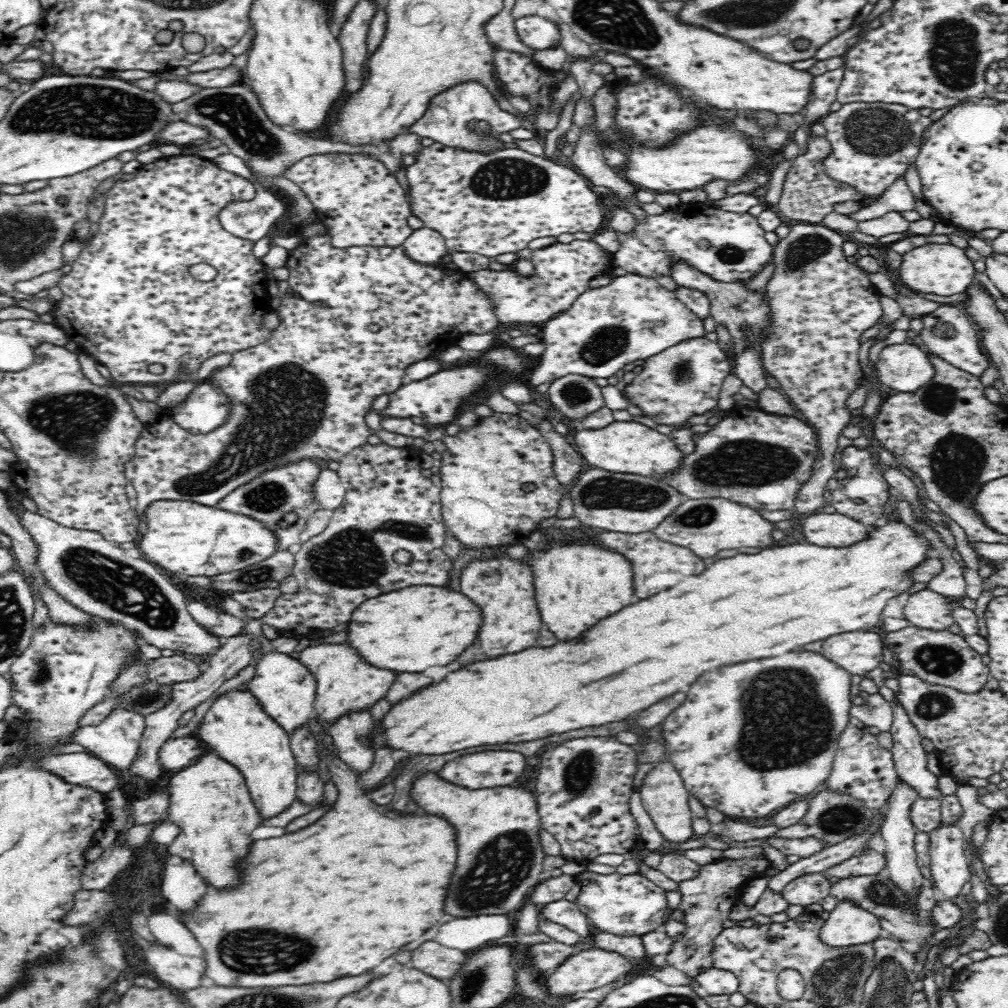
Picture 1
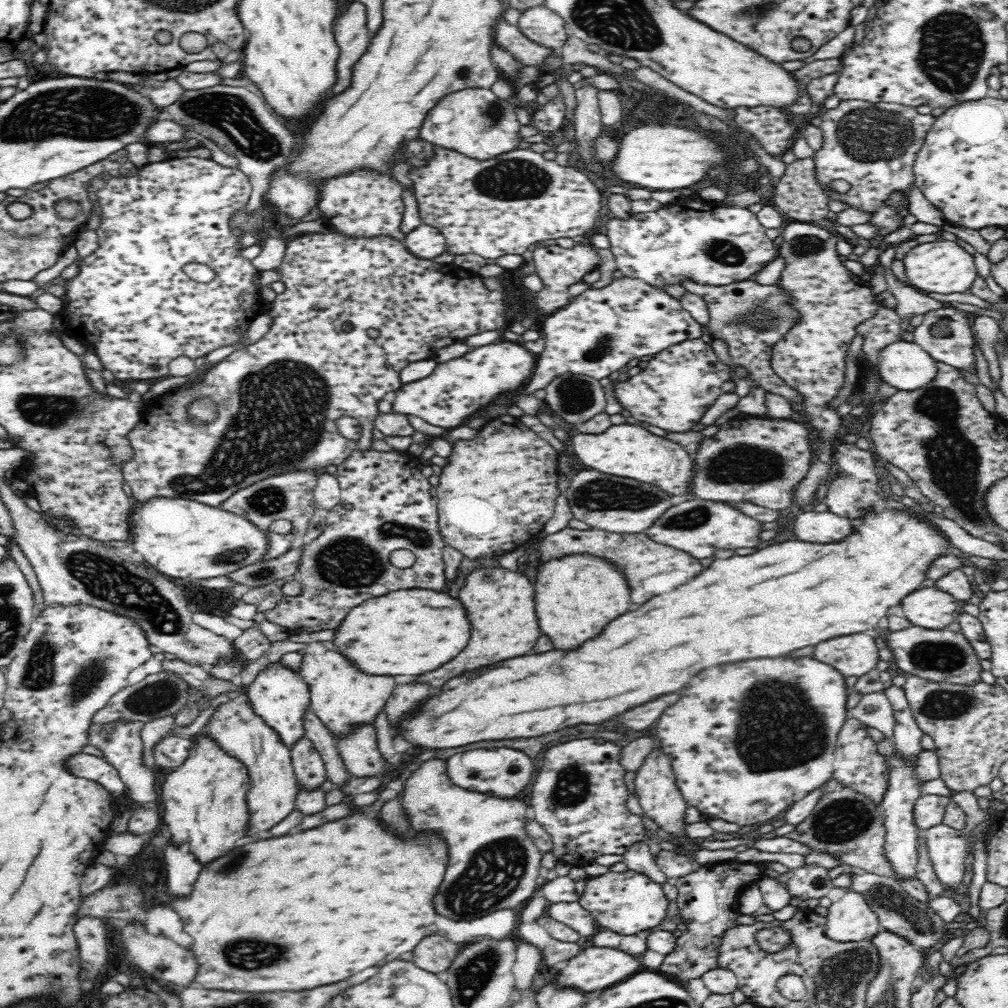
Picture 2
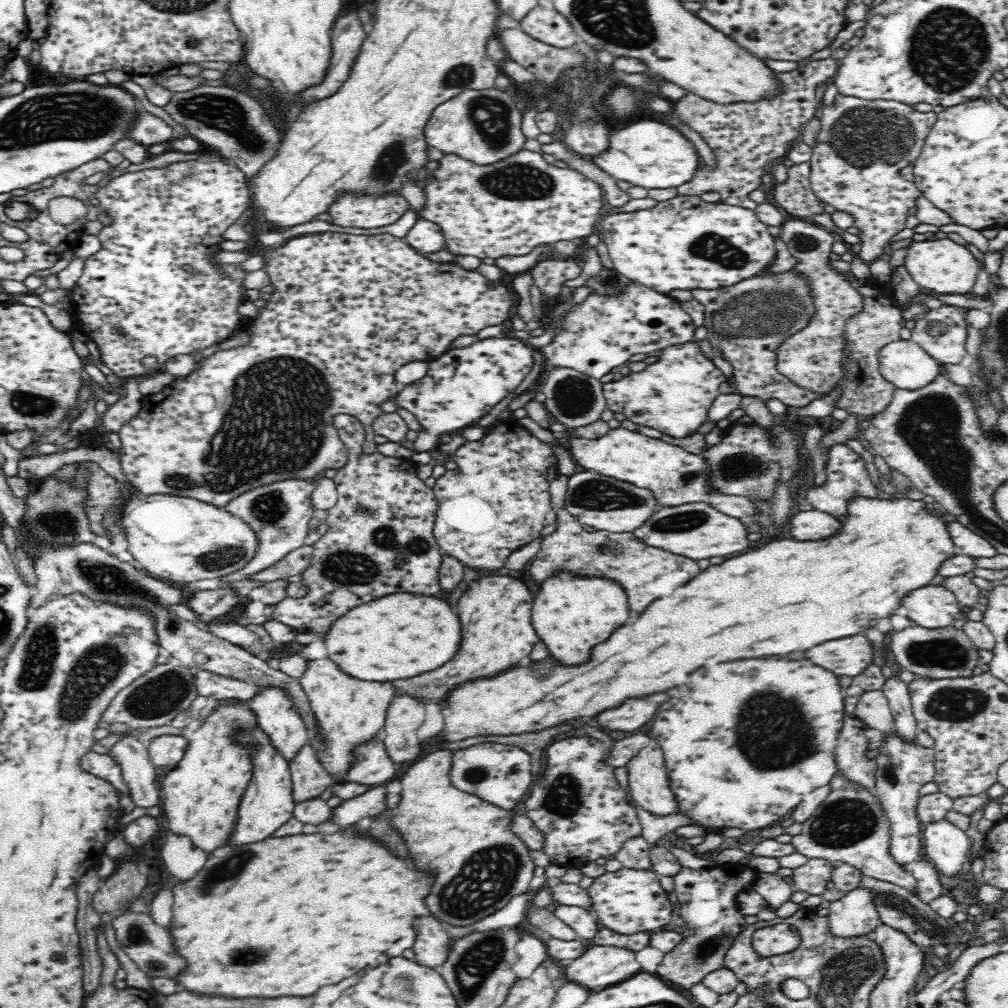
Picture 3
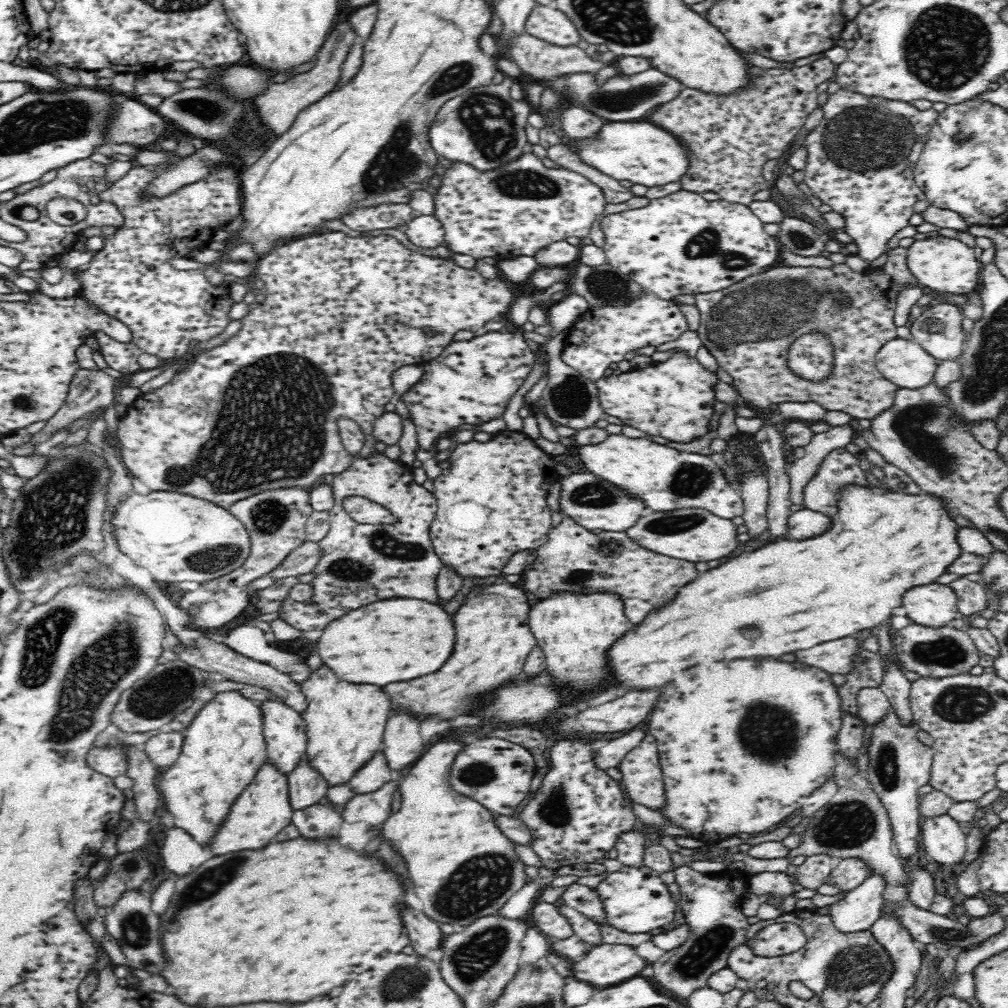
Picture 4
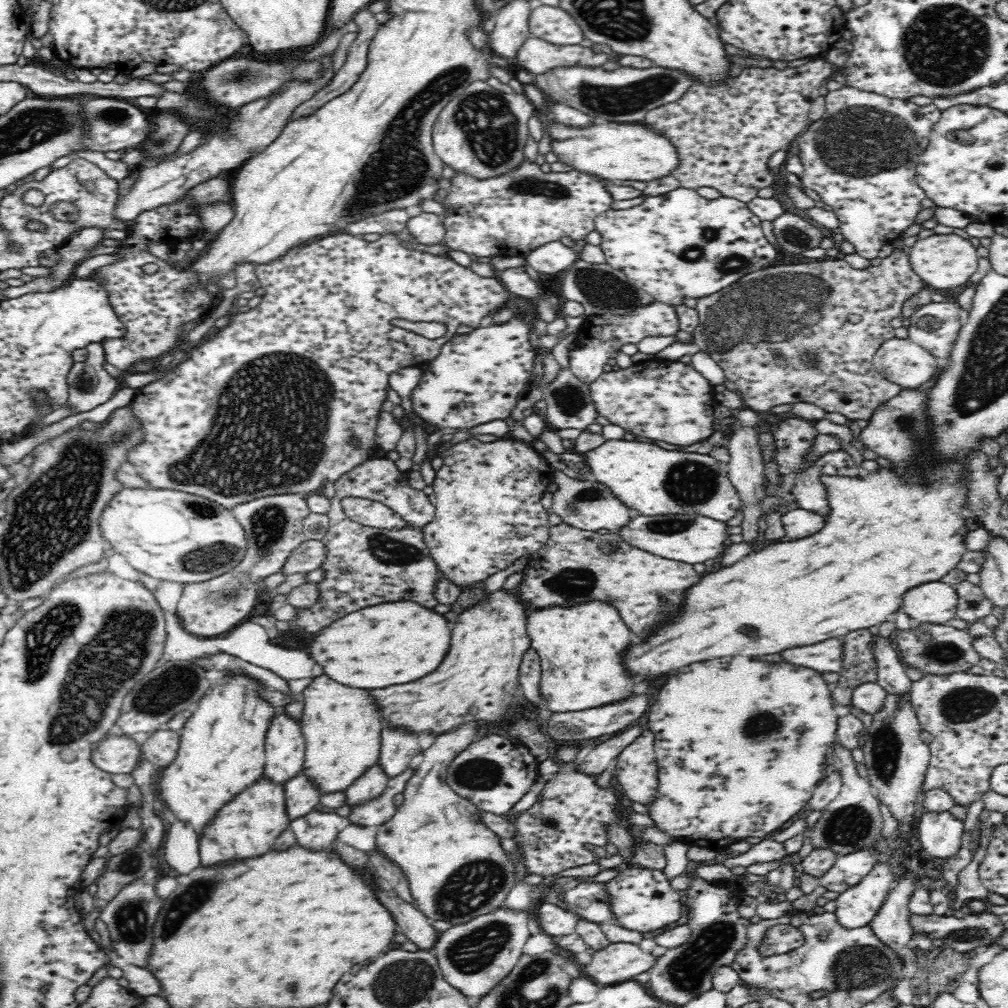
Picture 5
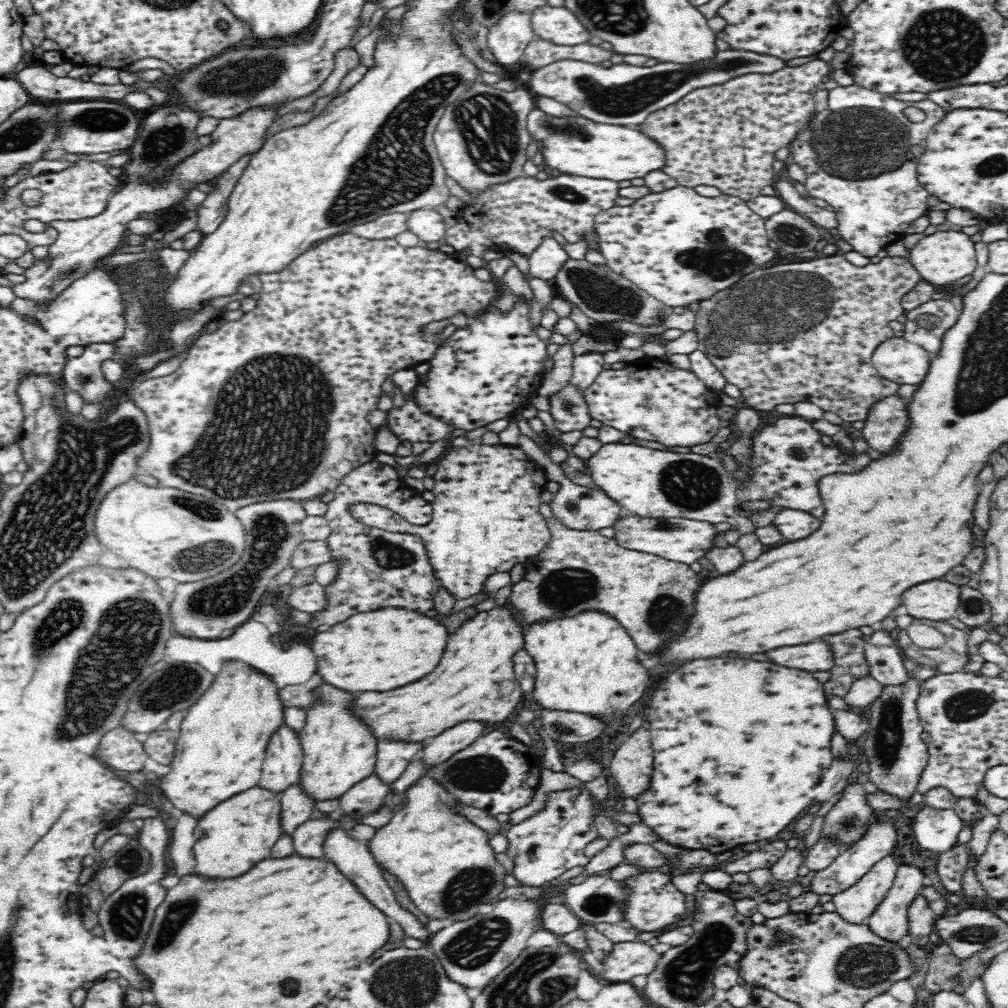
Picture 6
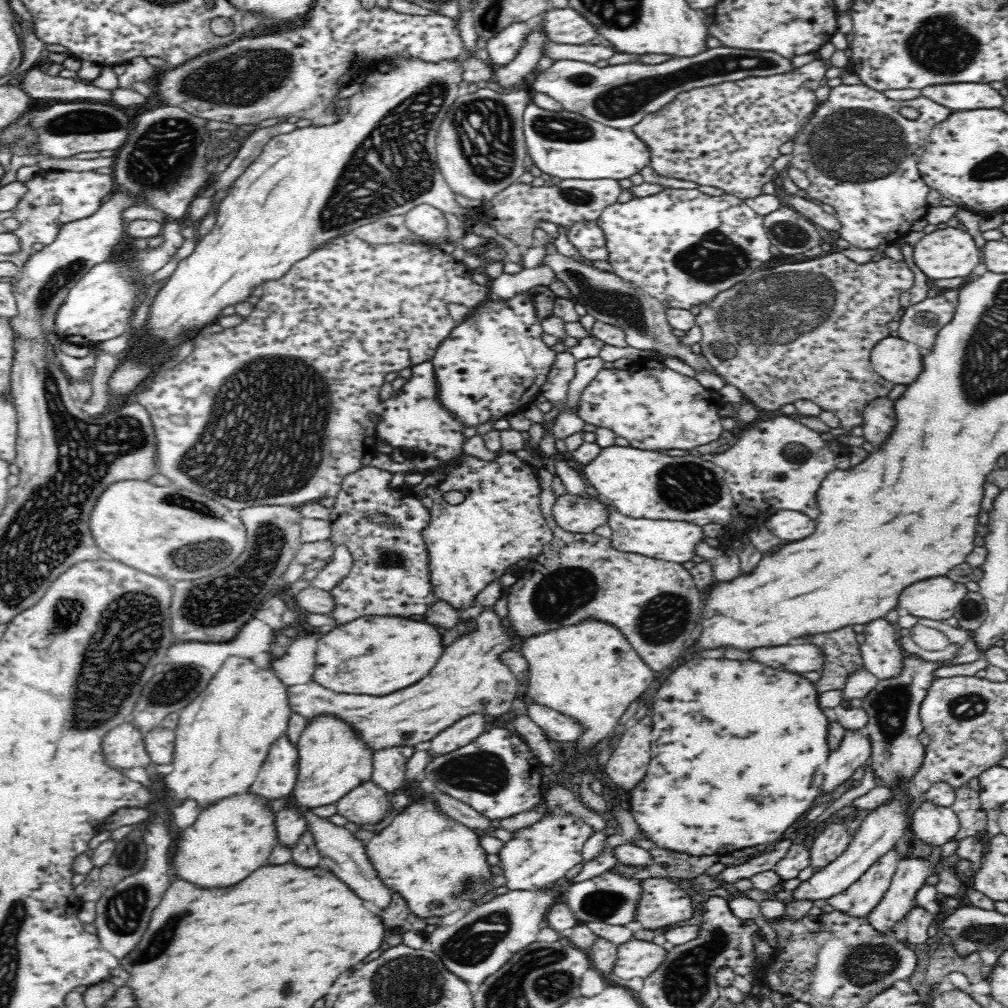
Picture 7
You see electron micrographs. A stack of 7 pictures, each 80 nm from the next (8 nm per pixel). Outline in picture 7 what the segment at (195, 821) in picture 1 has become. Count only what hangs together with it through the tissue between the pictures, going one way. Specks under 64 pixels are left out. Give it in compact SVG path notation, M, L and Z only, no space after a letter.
M228 657L198 698L178 712L179 721L174 730L175 749L171 762L173 770L164 777L164 785L170 788L169 792L174 792L172 798L178 804L190 798L200 802L198 806L204 808L219 800L249 792L272 742L286 734L291 711L287 688L278 677L268 670L258 668L252 660Z

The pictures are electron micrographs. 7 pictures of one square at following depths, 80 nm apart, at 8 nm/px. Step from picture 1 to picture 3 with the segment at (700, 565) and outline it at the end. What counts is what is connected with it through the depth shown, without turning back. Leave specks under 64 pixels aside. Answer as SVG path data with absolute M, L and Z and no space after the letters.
M559 473L549 488L559 523L554 532L543 538L540 549L532 560L530 574L536 584L542 585L543 581L557 571L614 578L626 590L630 610L644 612L650 602L672 594L678 586L684 586L696 574L700 574L700 566L692 558L652 548L634 533L611 533L598 529L588 532L582 529L580 523L565 508L564 496L568 483L569 476Z

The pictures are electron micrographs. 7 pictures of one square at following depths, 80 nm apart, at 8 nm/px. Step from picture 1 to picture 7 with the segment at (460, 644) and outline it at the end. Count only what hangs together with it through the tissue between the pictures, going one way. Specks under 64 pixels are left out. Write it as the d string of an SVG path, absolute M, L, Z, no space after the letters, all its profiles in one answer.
M371 614L370 617L338 625L318 638L313 679L324 689L336 693L380 697L422 680L439 661L444 649L442 633L428 622Z

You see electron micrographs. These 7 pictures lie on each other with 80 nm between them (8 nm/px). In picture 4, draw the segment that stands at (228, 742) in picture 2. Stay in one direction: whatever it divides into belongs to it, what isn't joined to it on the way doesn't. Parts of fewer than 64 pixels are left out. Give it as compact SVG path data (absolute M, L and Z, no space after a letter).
M269 758L264 760L252 782L234 801L230 814L220 827L218 836L210 843L209 849L218 854L228 854L242 848L262 848L271 842L285 826L291 822L293 808L289 799L289 782L284 774Z

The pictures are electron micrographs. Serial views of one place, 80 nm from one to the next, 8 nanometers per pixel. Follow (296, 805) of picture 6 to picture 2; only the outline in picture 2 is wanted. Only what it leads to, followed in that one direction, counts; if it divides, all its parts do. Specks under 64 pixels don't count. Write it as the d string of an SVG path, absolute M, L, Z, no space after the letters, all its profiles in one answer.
M304 734L290 750L298 789L318 788L327 776L324 761L313 742Z

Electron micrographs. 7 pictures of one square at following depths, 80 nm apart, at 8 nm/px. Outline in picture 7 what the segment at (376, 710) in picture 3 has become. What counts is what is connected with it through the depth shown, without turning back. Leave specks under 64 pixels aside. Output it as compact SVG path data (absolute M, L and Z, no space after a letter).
M318 714L308 719L295 744L299 752L297 781L293 795L309 810L333 804L373 773L373 752L367 742L345 720L335 714Z

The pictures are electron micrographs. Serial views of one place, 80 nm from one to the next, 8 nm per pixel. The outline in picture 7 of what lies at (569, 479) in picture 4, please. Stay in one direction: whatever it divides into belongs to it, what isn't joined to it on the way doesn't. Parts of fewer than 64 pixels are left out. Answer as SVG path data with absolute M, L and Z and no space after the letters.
M597 493L556 495L552 516L557 526L568 532L588 533L609 523L610 505Z

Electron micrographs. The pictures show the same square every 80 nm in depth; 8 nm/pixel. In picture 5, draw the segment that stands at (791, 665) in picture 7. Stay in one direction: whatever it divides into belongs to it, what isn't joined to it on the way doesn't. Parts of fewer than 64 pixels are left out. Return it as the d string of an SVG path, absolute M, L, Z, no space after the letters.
M842 637L831 638L805 647L784 650L782 656L790 664L808 667L818 672L840 672L844 645Z

